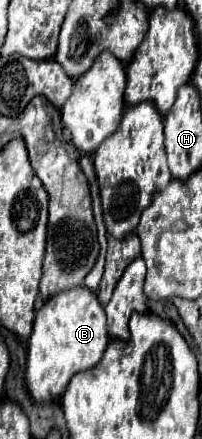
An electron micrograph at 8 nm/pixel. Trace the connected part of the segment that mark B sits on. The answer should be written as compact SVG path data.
M78 286L74 290L66 290L62 294L56 294L54 298L48 298L36 312L34 330L28 340L26 386L30 390L30 396L38 402L60 398L76 372L90 370L100 362L108 342L110 334L106 328L104 306L98 302L92 290Z

